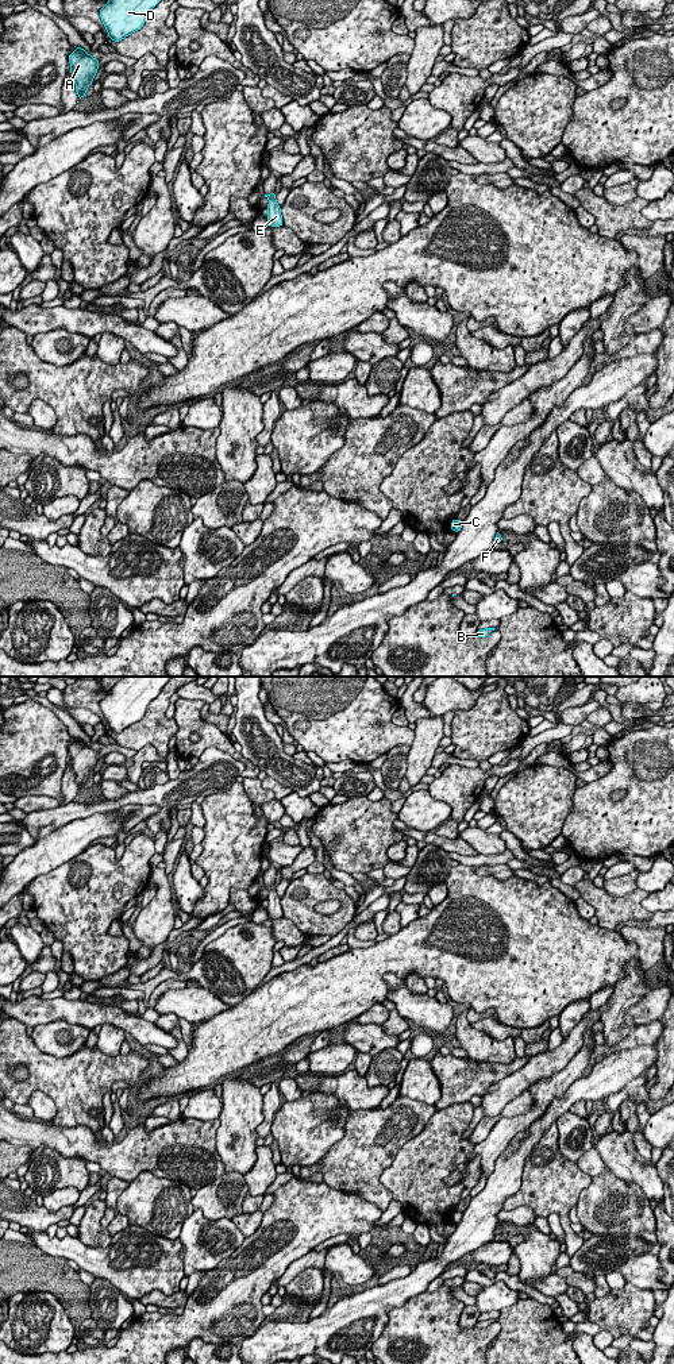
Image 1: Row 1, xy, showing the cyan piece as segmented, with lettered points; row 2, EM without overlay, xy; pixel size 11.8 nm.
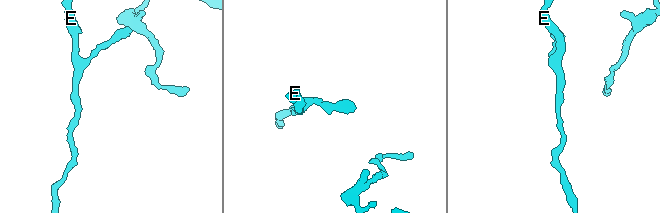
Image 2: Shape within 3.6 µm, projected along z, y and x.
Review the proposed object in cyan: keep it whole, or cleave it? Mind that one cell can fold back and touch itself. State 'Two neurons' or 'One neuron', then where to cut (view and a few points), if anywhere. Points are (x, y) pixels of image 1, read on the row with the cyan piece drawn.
One neuron. No split

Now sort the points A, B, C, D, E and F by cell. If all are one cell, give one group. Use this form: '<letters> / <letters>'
A B C D E F

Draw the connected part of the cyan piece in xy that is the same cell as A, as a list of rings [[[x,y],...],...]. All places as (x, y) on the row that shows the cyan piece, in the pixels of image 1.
[[[76,47],[76,50],[69,54],[68,59],[70,62],[70,73],[76,82],[76,92],[80,100],[85,96],[86,89],[97,73],[99,59],[95,59],[81,47]]]

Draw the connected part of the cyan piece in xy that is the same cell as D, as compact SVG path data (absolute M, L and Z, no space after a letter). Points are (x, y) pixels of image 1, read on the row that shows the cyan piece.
M108 0L100 9L100 18L108 31L108 36L119 42L140 30L149 12L159 1L161 0Z

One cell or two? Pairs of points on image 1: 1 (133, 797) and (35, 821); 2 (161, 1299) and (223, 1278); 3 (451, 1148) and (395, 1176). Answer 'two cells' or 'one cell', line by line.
1: one cell
2: two cells
3: one cell

